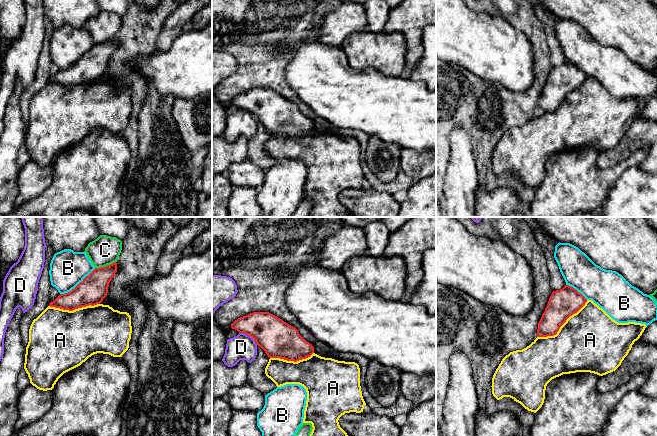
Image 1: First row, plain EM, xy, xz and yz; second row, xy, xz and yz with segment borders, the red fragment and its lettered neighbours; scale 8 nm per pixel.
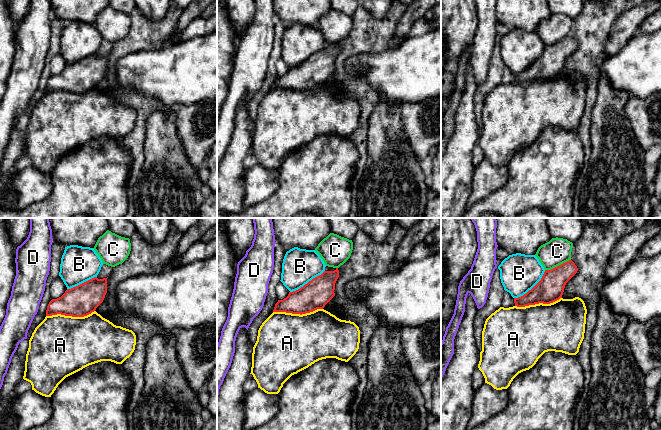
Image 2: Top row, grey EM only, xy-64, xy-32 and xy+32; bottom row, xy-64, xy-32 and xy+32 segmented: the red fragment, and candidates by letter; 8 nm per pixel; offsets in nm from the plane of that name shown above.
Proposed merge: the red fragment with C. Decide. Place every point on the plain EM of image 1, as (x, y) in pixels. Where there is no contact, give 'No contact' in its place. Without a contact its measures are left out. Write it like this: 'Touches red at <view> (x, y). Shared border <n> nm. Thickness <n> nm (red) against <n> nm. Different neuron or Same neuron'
Touches red at xy (105, 42). Shared border 180 nm. Thickness 220 nm (red) against 240 nm. Different neuron

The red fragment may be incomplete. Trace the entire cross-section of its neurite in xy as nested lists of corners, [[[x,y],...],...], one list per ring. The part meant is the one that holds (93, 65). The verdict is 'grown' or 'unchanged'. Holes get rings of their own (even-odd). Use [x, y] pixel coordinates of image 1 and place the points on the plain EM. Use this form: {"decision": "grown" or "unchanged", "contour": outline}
{"decision": "grown", "contour": [[[116,38],[95,44],[74,65],[50,78],[33,96],[29,105],[24,145],[30,159],[37,165],[52,166],[64,149],[80,142],[94,130],[122,133],[128,126],[132,109],[131,92],[101,79],[107,72],[109,59],[116,48]]]}

